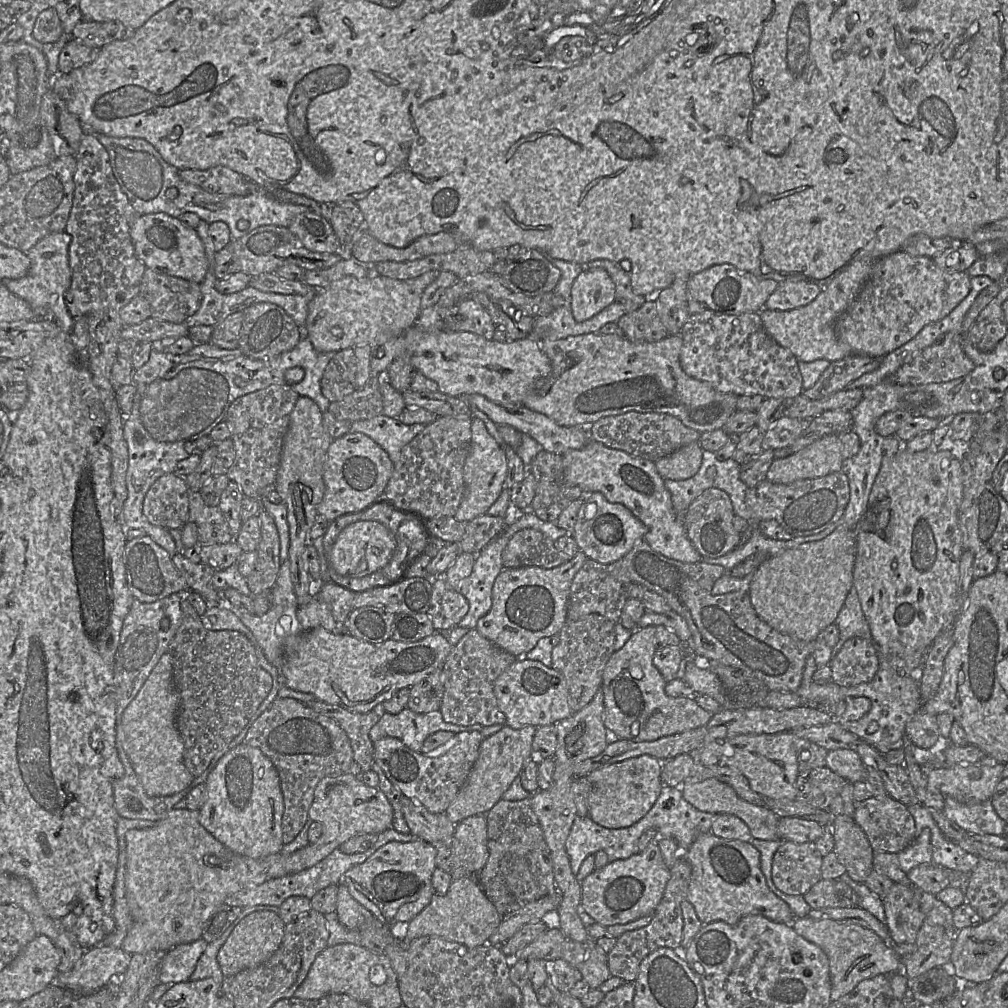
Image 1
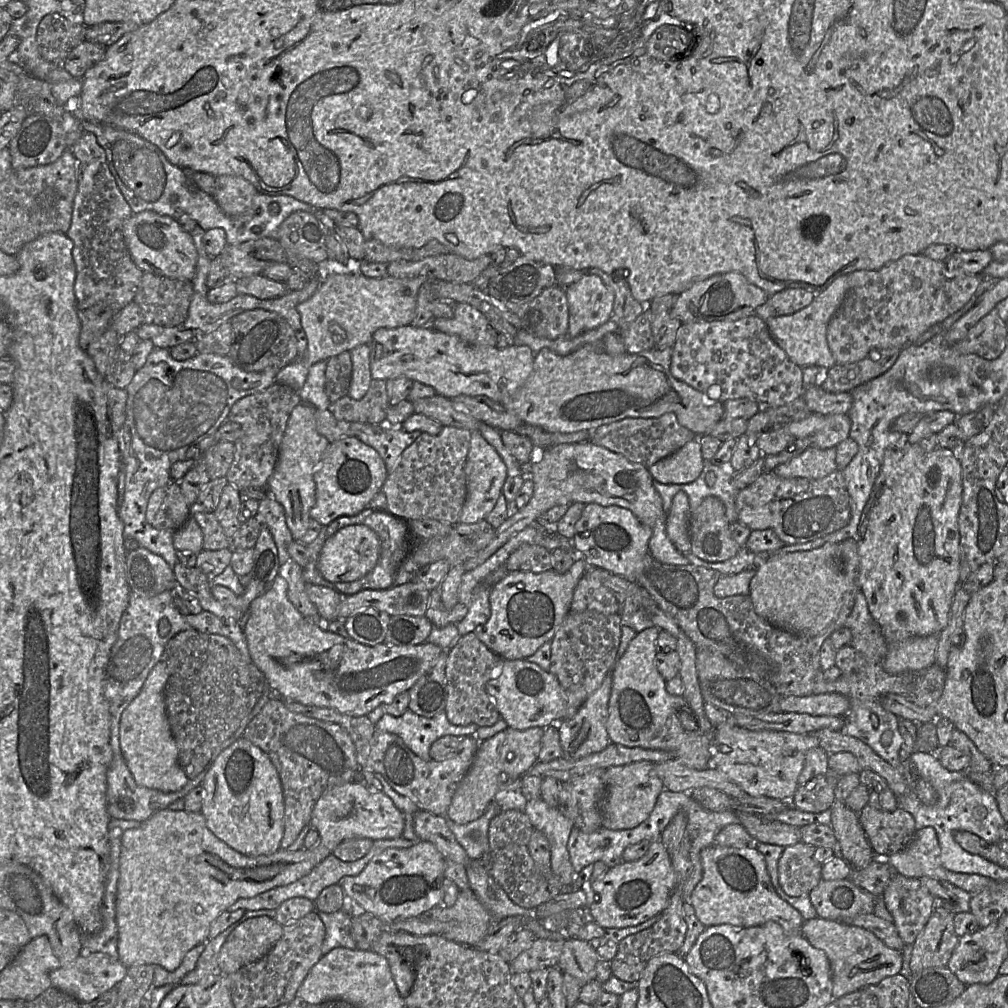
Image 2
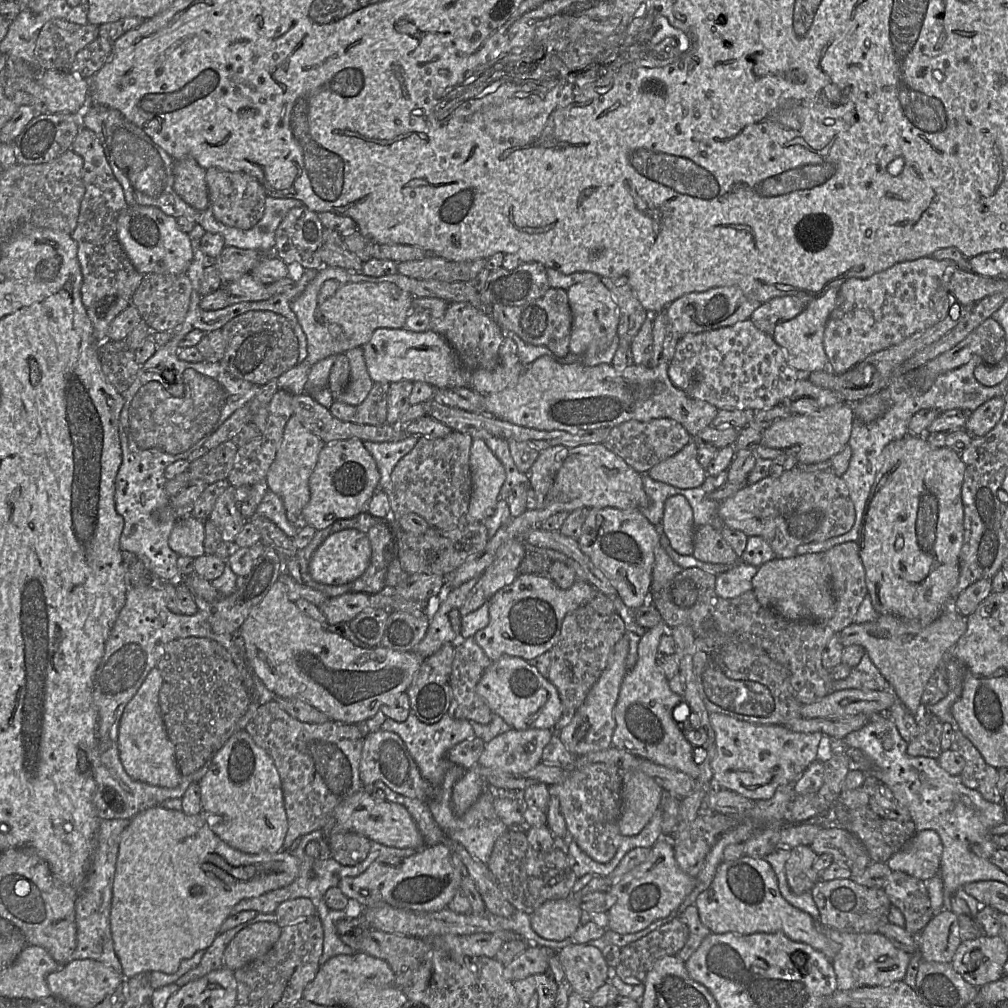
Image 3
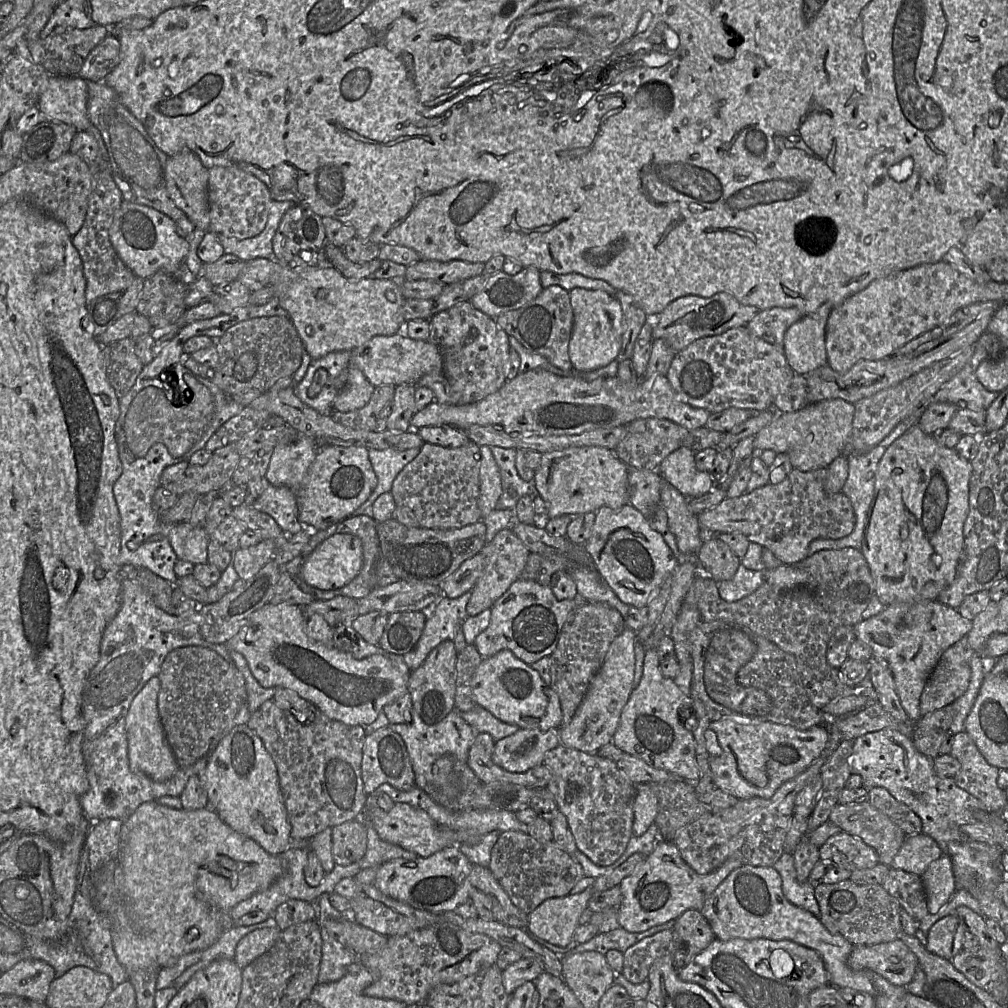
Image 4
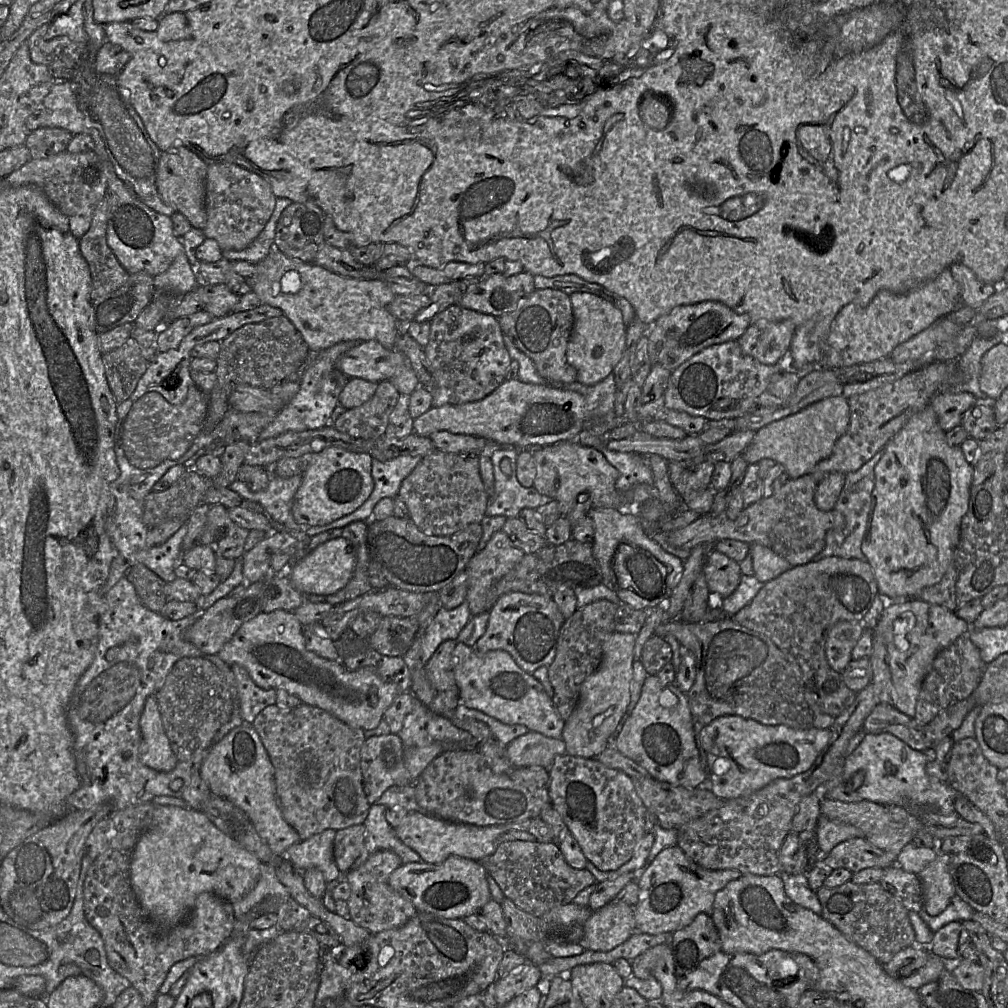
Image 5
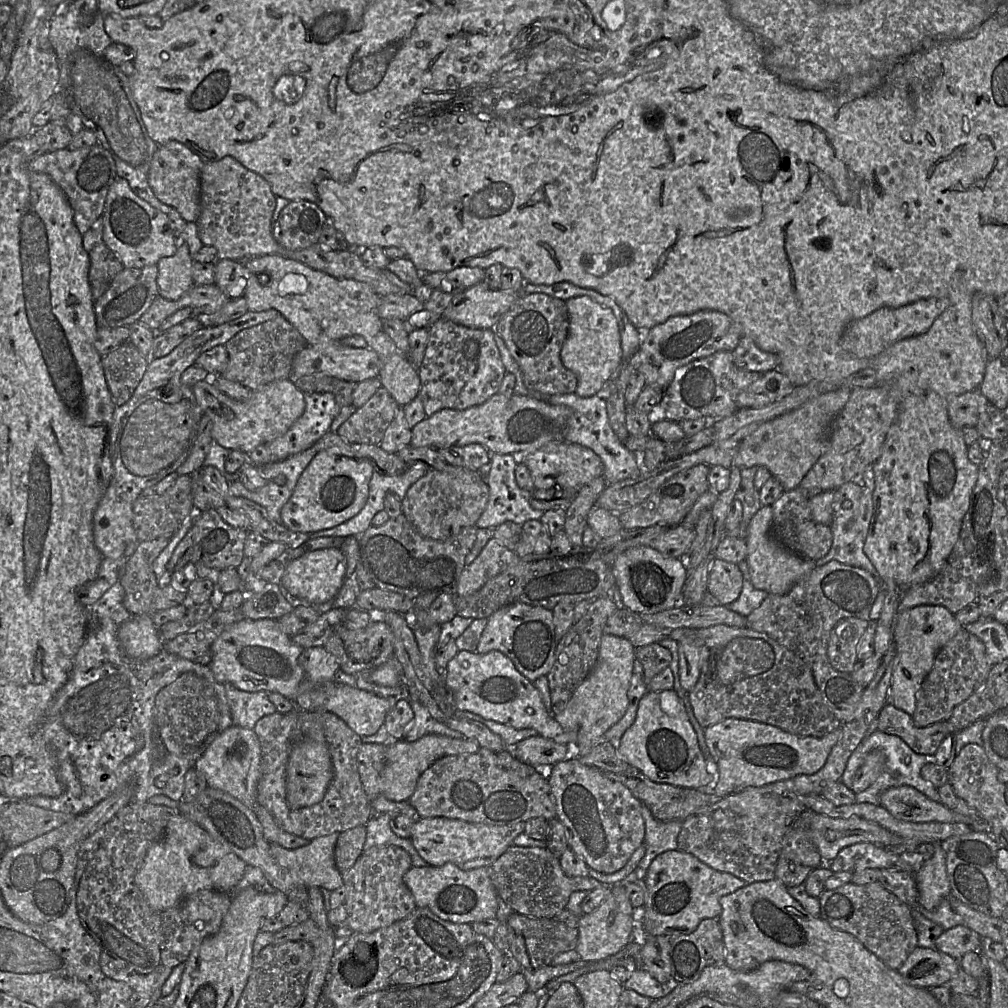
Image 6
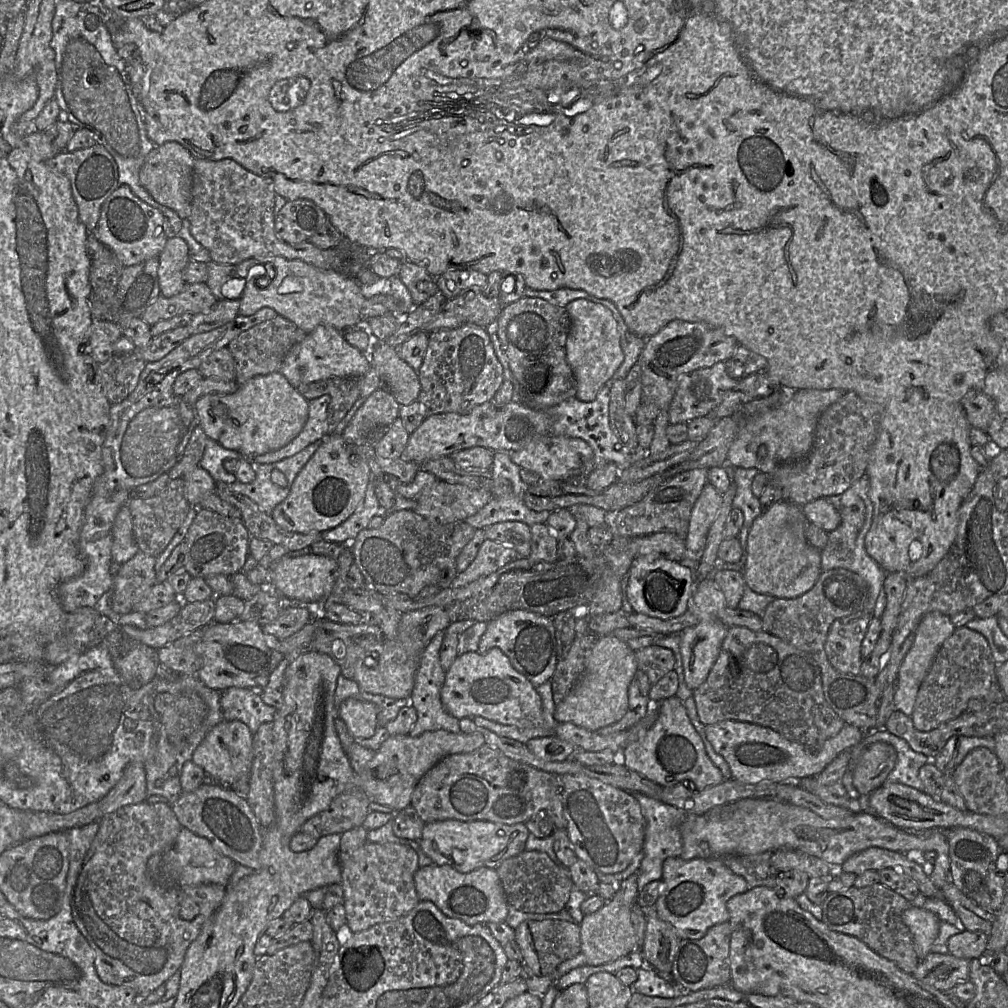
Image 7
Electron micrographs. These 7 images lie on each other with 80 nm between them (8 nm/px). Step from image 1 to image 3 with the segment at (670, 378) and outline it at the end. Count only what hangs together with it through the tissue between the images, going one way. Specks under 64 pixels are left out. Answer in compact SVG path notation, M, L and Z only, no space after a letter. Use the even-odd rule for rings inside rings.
M541 356L526 367L516 384L485 395L485 410L488 415L518 426L571 434L611 429L629 420L669 418L680 423L693 437L711 425L718 408L693 399L675 387L668 376L668 366L667 363L655 367L634 364L617 371L612 364L592 367L561 364L553 357Z

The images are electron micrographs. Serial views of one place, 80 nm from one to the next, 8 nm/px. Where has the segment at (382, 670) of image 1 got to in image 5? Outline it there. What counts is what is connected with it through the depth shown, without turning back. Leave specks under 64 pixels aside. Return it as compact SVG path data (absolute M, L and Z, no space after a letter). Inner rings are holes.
M293 611L260 612L251 620L245 622L217 655L229 666L237 664L243 667L258 687L262 689L282 688L289 694L297 696L302 703L319 707L345 724L362 730L376 728L382 720L385 710L399 694L395 683L382 678L373 667L348 670L340 660L329 660L307 650L303 626Z

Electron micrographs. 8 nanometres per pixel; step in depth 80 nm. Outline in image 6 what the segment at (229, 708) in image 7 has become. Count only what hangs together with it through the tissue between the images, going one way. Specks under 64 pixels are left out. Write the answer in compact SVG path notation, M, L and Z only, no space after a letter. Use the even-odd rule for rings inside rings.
M225 684L224 687L232 721L236 726L253 729L260 718L277 711L266 691L243 691L231 684Z

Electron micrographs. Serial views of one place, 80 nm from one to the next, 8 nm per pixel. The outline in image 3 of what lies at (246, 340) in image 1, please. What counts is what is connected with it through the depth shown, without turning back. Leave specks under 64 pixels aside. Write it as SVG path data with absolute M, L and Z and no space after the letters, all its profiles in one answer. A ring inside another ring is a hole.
M249 311L222 328L226 340L222 367L234 378L263 386L298 364L299 341L289 321L271 311Z

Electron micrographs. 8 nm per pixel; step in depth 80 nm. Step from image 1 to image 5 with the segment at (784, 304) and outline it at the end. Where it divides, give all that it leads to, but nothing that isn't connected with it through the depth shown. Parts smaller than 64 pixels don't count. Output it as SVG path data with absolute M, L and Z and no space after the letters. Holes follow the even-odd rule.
M791 320L751 323L739 338L742 352L766 365L785 363L796 329Z

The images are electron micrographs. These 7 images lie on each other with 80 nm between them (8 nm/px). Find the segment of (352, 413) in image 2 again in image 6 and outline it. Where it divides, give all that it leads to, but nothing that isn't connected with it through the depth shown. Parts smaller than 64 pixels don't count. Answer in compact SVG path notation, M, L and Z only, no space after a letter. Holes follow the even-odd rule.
M381 386L336 432L350 443L379 445L399 407L389 391Z

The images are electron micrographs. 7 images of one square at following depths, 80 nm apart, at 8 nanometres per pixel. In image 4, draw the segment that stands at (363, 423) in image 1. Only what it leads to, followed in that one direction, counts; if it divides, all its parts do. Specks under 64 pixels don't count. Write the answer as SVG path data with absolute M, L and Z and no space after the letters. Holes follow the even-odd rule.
M419 448L397 451L393 449L368 449L369 459L377 476L377 486L368 498L350 517L366 514L372 517L372 506L383 493L390 492L398 473L420 452Z

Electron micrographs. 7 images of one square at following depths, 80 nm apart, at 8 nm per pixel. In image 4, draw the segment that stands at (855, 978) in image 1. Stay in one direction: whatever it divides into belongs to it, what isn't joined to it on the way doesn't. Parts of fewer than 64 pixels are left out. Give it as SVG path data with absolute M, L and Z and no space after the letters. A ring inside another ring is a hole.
M901 940L880 943L875 945L853 945L847 960L853 971L873 971L893 985L906 987L913 979L919 966L916 955Z

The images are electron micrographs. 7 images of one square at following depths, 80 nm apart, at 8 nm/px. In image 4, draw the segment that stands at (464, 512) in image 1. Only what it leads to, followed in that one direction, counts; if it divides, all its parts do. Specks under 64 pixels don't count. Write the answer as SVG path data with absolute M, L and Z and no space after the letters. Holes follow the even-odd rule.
M479 446L480 451L480 495L478 506L482 518L486 517L493 509L502 494L500 469L495 461L489 446Z

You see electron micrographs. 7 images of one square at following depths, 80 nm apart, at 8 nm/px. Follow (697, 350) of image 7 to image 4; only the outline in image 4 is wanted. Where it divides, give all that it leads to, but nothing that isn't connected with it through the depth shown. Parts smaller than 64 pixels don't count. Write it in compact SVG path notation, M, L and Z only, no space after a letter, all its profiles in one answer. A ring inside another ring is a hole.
M720 292L708 298L687 295L671 302L653 319L652 338L665 340L675 353L678 353L697 339L746 326L758 312L757 307L743 305L727 292Z

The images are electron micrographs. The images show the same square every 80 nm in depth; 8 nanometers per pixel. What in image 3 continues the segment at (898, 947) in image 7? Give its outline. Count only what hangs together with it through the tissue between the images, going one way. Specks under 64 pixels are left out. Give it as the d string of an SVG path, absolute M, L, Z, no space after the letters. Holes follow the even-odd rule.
M835 879L831 881L819 880L811 891L820 913L820 919L817 922L820 927L854 934L879 933L882 926L890 923L888 915L892 904L883 889L868 888L857 884L852 879Z

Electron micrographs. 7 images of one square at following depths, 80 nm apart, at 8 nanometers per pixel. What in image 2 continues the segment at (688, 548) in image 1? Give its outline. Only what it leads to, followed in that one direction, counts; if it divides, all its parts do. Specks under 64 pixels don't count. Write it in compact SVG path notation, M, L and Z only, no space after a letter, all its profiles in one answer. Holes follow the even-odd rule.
M592 440L582 443L559 444L544 449L532 458L528 467L534 484L534 493L529 503L507 518L497 529L492 541L463 563L466 572L483 564L500 547L518 532L537 523L539 516L557 505L595 503L601 506L616 505L630 510L637 519L649 526L653 533L649 540L649 553L663 563L670 565L687 565L688 559L679 552L666 533L667 514L663 502L653 486L653 477L647 467L631 462L623 455L595 444Z

